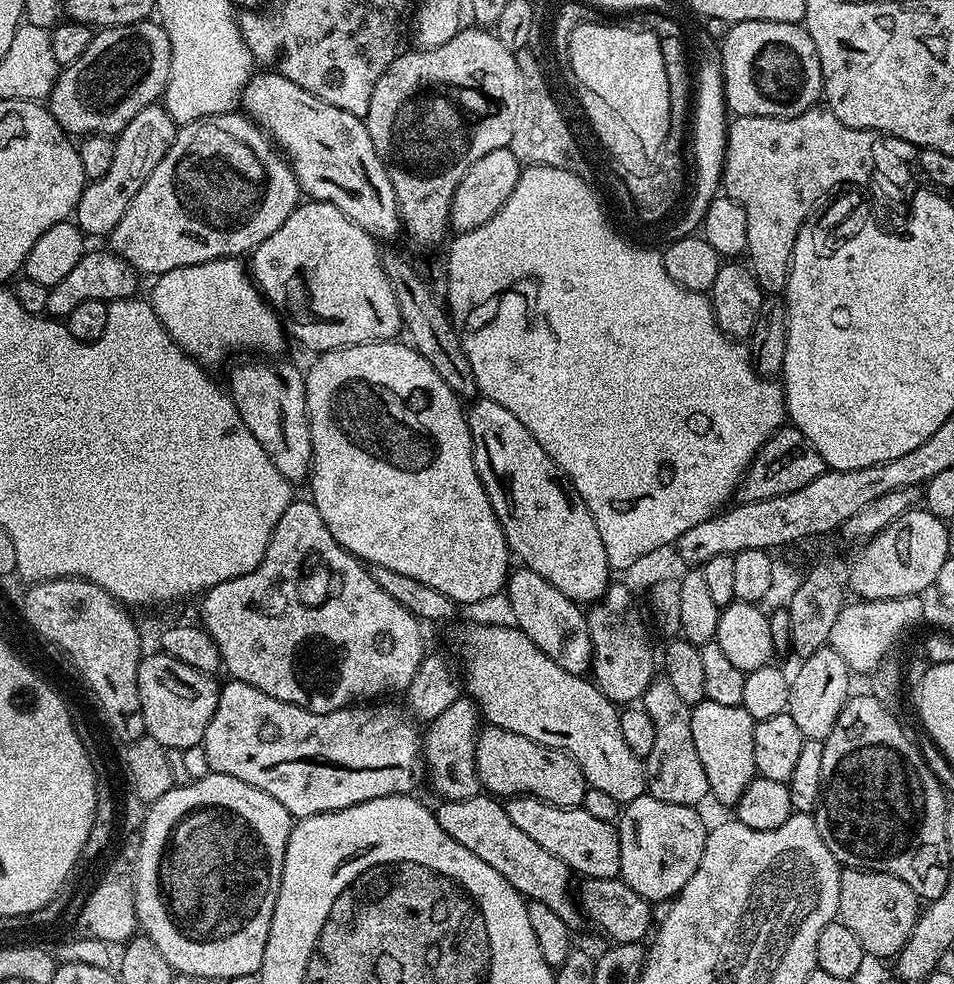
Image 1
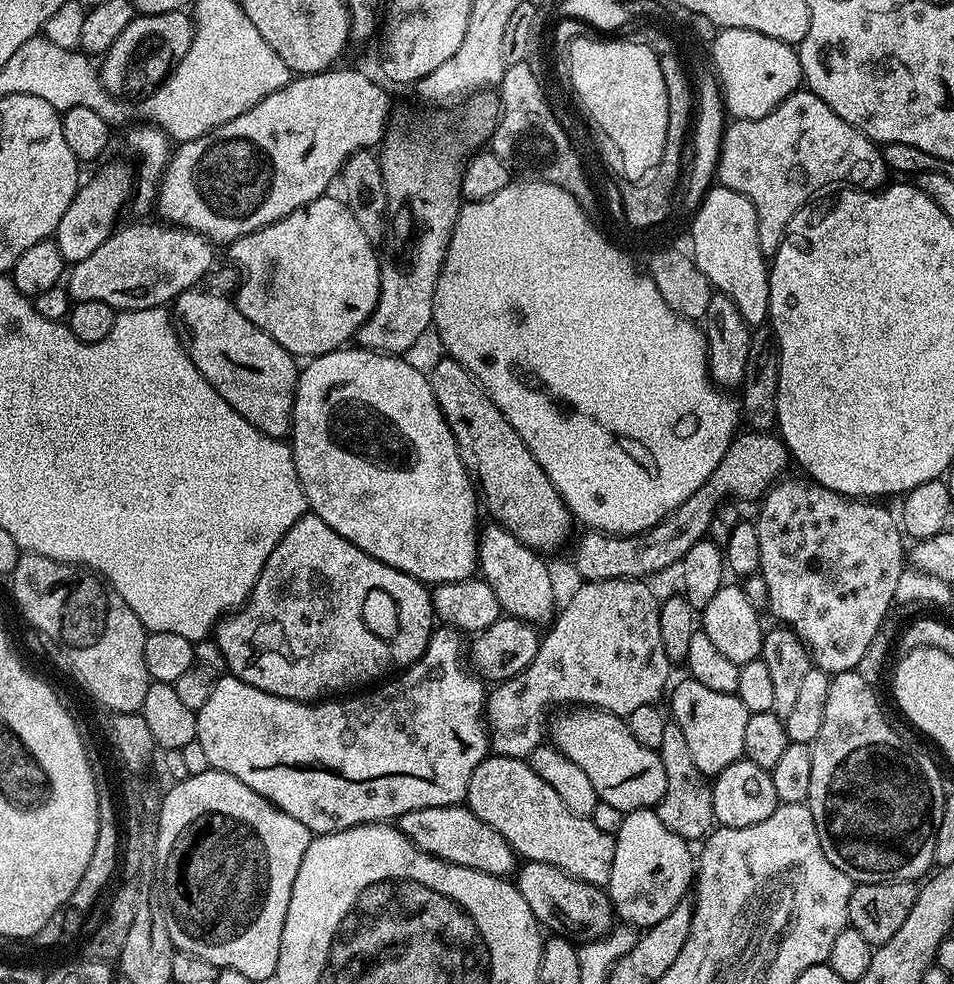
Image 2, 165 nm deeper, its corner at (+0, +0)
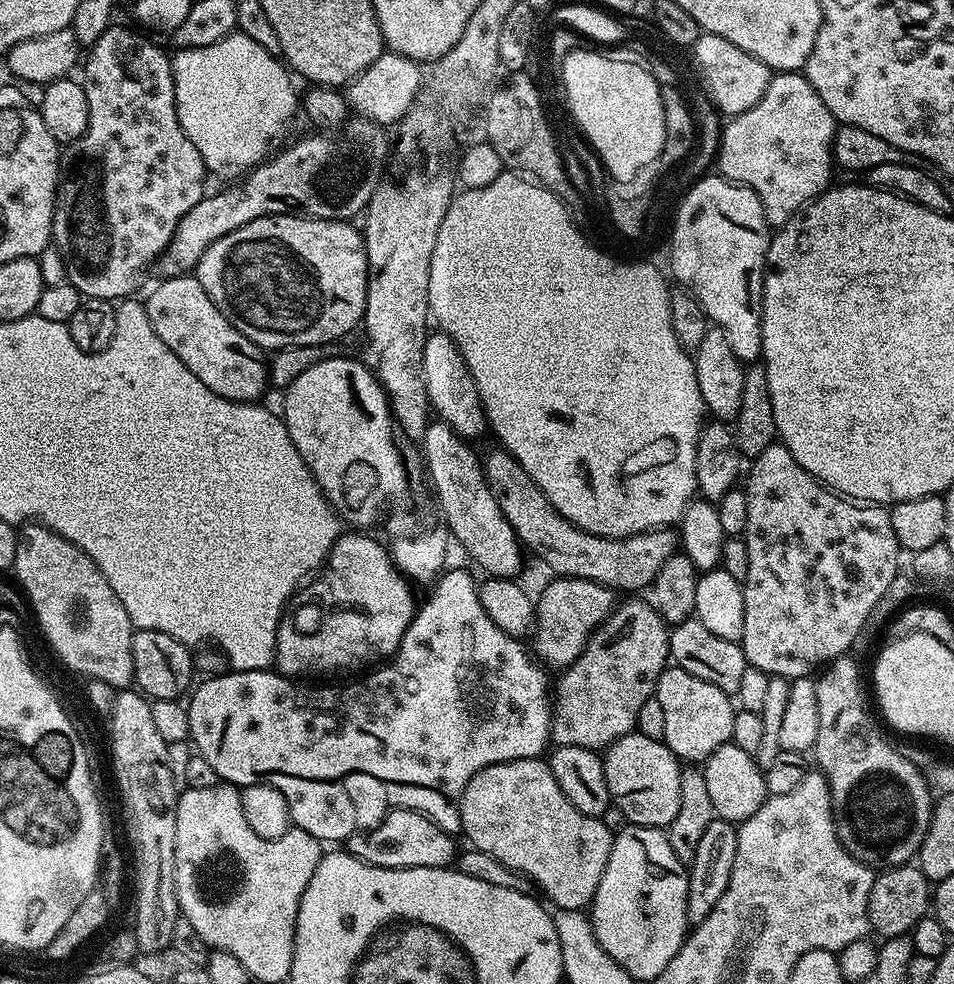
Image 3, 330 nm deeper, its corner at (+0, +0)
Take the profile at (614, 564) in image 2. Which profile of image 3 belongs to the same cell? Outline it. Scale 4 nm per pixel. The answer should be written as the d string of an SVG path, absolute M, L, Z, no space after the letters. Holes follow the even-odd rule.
M503 447L483 453L482 467L486 486L490 486L498 510L506 514L506 522L516 531L521 545L529 553L532 551L546 567L553 568L557 577L588 579L620 594L636 594L639 588L647 589L656 580L658 570L666 566L671 556L677 555L678 536L668 528L653 528L633 536L599 536L583 532L554 510L546 494L542 494L540 484L534 482Z

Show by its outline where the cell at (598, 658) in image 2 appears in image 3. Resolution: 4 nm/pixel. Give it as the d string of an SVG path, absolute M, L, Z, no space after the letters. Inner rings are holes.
M628 598L625 604L617 603L612 612L600 623L588 639L583 654L559 673L560 681L554 684L554 707L552 710L553 745L582 746L607 750L618 738L635 729L638 710L647 700L653 699L660 673L669 663L669 625L656 613L647 599Z

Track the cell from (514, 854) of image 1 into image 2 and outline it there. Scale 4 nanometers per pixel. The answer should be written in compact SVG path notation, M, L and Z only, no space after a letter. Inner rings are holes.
M464 804L410 810L398 818L398 827L406 838L414 842L414 846L451 864L505 878L511 877L518 867L518 857L510 842L506 842L506 838L502 838L494 826L486 826L486 822L482 822L482 818L478 818L478 814Z

